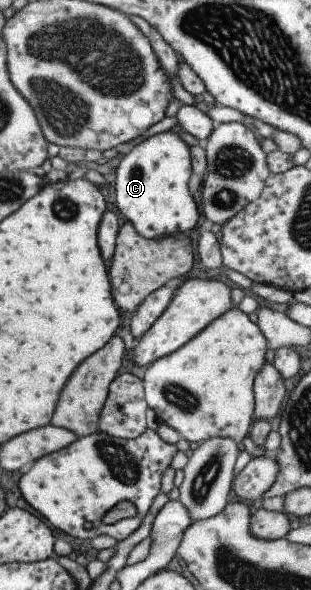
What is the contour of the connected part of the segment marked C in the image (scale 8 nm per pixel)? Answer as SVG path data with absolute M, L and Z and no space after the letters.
M162 130L145 138L119 157L114 172L114 204L145 239L182 235L198 222L198 210L187 186L191 172L189 146L178 133Z

